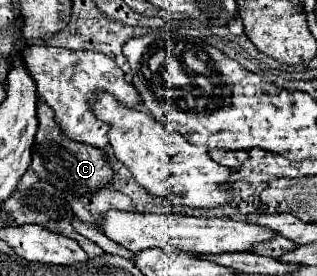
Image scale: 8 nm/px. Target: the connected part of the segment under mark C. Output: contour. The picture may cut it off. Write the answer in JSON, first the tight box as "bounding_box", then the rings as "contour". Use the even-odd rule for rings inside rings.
{"bounding_box":[31,99,113,197],"contour":[[[43,99],[37,103],[37,117],[39,117],[39,129],[33,143],[33,163],[31,169],[39,175],[43,183],[49,183],[57,189],[57,193],[73,195],[73,197],[89,197],[101,187],[109,185],[113,179],[113,169],[105,157],[105,151],[77,143],[61,133],[57,123],[53,121],[53,111],[45,105]]]}

